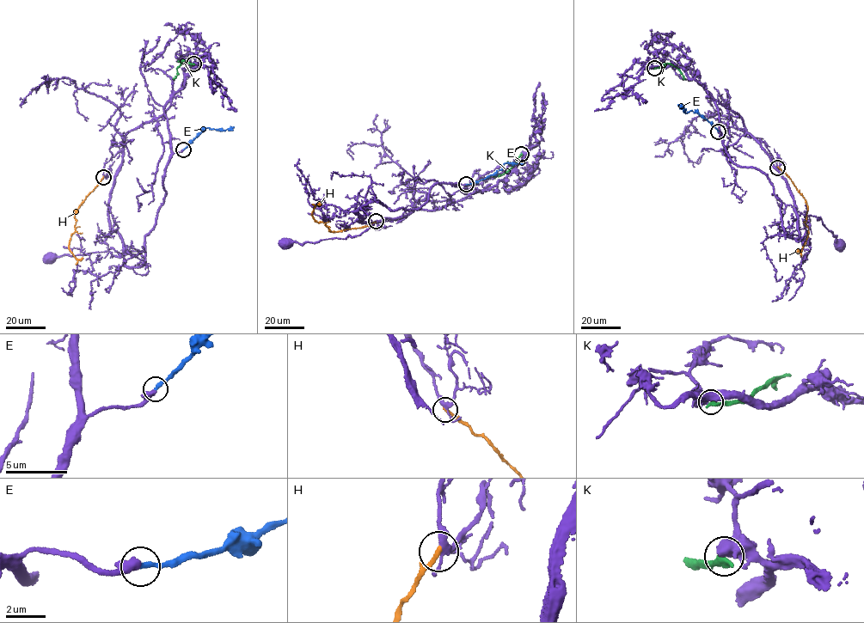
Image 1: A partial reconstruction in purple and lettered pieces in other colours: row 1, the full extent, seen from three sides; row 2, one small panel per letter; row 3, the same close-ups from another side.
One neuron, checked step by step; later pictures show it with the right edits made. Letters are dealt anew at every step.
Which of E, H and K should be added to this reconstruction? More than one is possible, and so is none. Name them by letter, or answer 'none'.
E

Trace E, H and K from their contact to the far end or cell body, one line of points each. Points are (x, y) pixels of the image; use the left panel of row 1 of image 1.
E: (183, 149), (205, 128), (225, 131), (233, 126)
H: (103, 176), (75, 213), (75, 231), (69, 248), (77, 259), (82, 258)
K: (193, 64), (181, 62), (174, 79)

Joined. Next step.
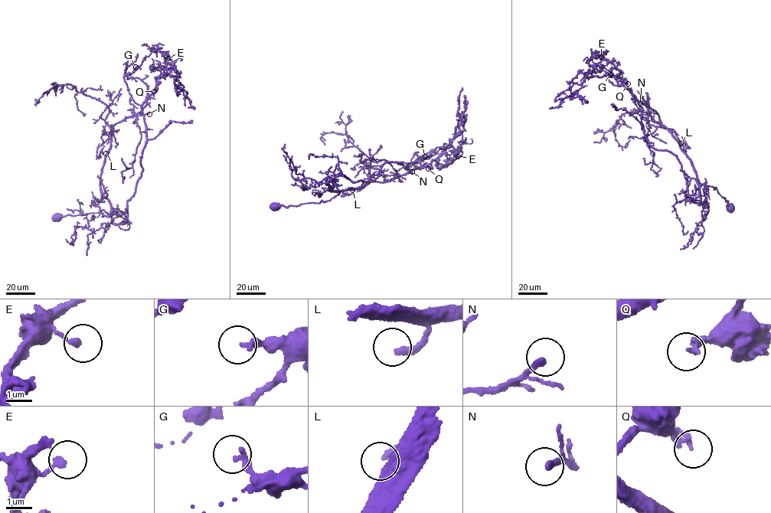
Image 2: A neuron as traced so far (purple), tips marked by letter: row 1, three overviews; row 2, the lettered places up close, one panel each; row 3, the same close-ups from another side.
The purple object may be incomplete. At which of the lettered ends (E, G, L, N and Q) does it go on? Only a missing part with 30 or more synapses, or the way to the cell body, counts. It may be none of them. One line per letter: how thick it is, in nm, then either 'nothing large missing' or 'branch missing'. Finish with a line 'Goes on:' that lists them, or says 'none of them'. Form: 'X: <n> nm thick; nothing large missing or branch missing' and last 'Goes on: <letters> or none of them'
E: 200 nm thick; nothing large missing
G: 240 nm thick; nothing large missing
L: 240 nm thick; branch missing
N: 220 nm thick; nothing large missing
Q: 220 nm thick; nothing large missing
Goes on: L

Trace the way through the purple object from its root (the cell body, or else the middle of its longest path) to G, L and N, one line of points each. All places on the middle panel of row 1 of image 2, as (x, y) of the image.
G: (276, 207), (330, 200), (339, 193), (332, 178), (370, 181), (387, 162), (407, 170), (407, 165), (425, 156)
L: (276, 207), (330, 200), (339, 193), (330, 180), (326, 183), (331, 191), (352, 190)
N: (276, 207), (330, 200), (339, 193), (330, 180), (326, 183), (332, 189), (328, 189), (338, 192), (412, 171)

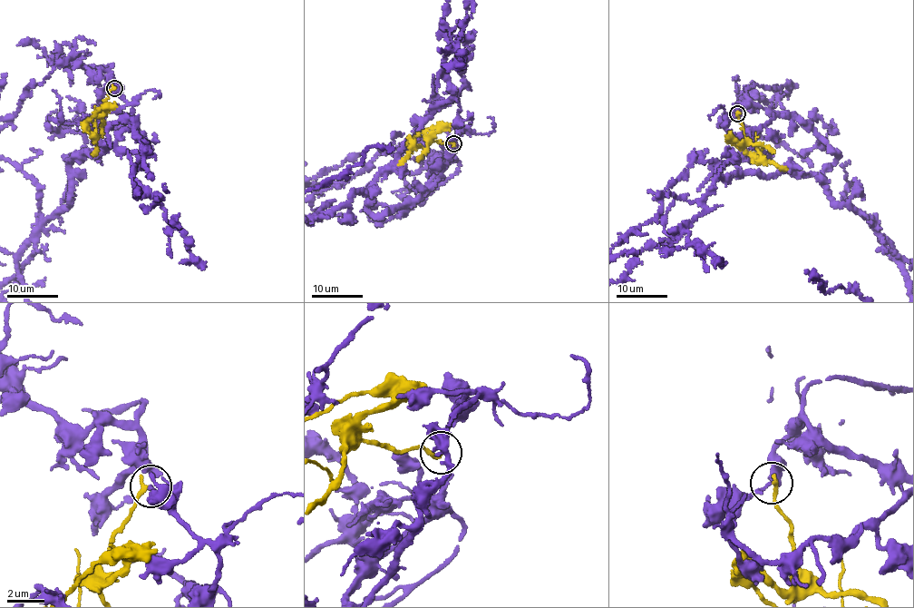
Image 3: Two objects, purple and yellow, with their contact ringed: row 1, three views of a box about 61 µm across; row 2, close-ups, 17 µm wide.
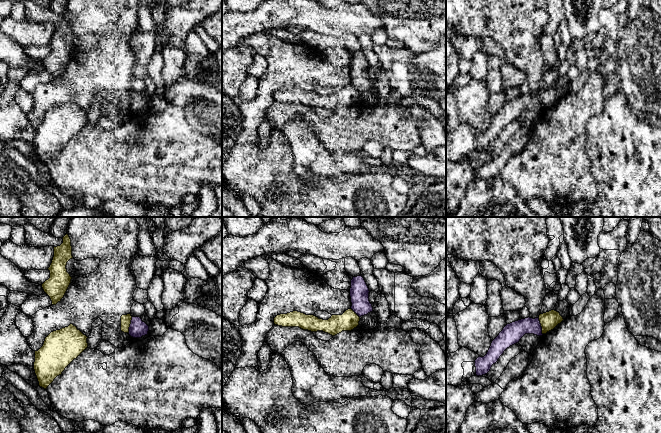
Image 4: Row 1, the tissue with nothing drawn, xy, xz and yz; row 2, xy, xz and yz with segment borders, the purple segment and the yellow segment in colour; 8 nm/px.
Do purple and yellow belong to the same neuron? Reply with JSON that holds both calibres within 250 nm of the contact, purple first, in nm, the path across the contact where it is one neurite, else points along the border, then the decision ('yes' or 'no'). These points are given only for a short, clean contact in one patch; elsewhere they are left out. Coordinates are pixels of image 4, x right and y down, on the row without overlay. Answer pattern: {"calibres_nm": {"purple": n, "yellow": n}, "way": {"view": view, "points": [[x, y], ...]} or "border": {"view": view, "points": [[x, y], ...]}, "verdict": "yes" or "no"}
{"calibres_nm": {"purple": 160, "yellow": 140}, "verdict": "no"}

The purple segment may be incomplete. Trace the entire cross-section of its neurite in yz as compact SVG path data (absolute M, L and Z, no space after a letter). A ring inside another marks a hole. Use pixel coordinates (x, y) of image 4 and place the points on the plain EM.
M525 94L507 100L499 111L492 117L491 122L484 133L475 136L476 151L487 150L504 127L510 122L519 119L525 110L542 112L542 103L538 94Z

